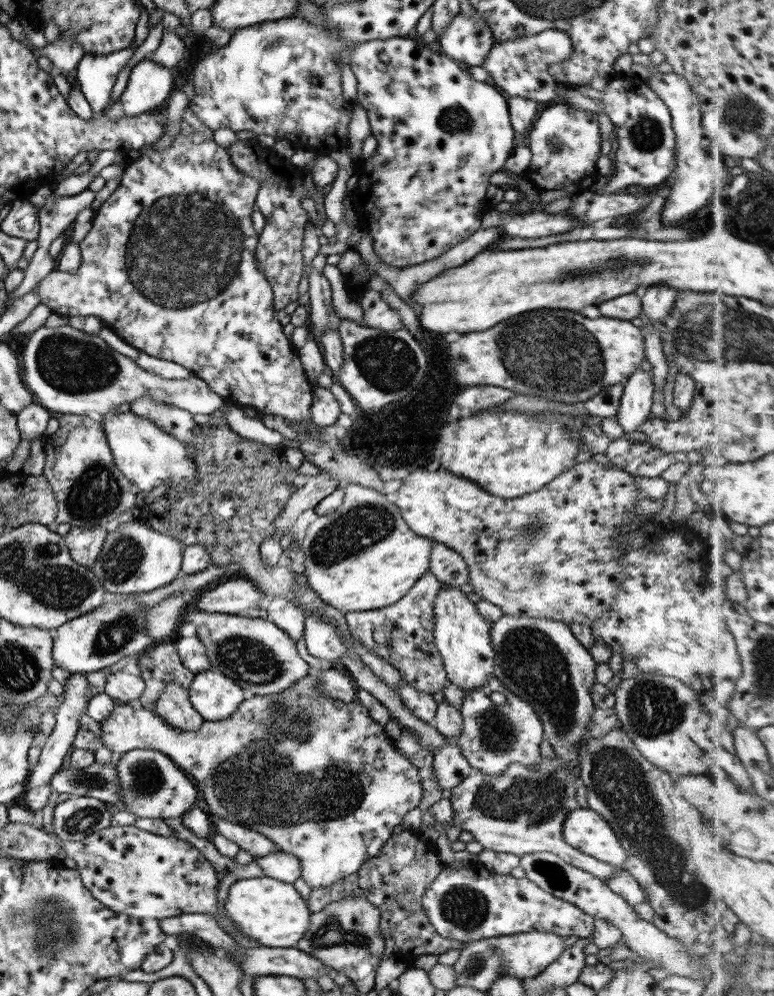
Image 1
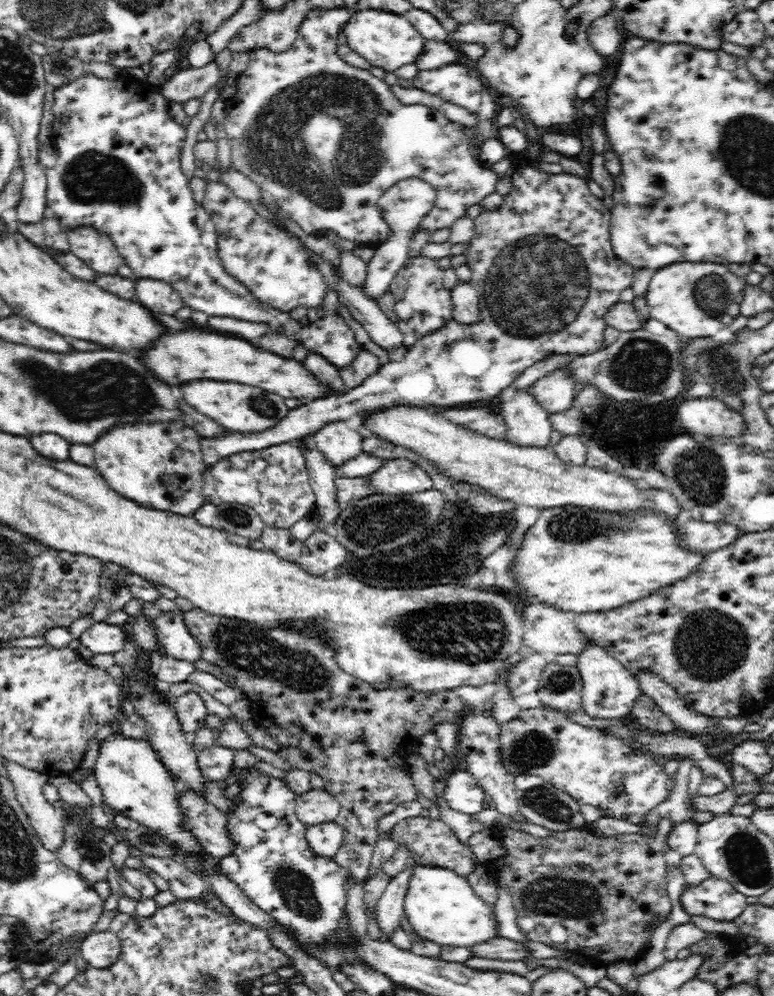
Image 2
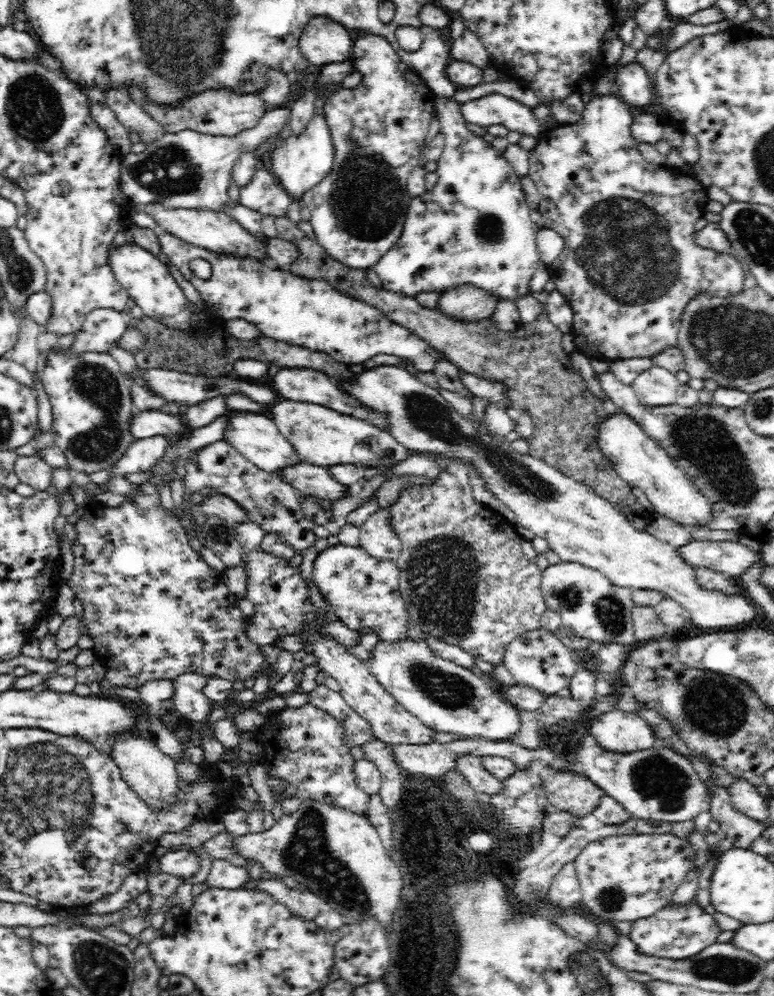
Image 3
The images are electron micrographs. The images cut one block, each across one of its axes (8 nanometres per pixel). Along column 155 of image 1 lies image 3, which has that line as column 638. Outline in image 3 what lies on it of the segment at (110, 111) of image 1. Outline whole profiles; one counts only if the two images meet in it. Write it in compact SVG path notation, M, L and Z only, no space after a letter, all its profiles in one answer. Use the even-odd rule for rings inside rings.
M635 62L620 66L615 84L621 99L633 109L641 111L648 108L653 94L650 89L651 83L648 80L648 73L640 63Z

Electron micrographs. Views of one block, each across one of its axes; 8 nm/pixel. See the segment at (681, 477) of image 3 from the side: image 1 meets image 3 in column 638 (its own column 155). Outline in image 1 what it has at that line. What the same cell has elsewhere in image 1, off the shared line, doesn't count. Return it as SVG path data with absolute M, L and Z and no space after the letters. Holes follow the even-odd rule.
M116 410L105 416L101 422L116 467L124 477L135 484L136 488L146 493L162 484L165 484L168 489L173 486L189 488L189 483L192 483L196 475L196 466L189 458L188 446L185 443L166 434L151 420L138 417L131 411L128 414L118 414Z

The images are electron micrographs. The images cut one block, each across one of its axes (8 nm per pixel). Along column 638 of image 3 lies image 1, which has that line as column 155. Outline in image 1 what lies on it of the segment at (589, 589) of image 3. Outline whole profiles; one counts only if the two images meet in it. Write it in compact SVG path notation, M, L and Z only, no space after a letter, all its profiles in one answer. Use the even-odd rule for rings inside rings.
M122 595L119 599L105 601L100 609L65 622L56 629L53 637L52 658L58 668L72 674L102 670L125 656L135 656L158 643L147 633L145 618L150 607L140 605L133 595Z

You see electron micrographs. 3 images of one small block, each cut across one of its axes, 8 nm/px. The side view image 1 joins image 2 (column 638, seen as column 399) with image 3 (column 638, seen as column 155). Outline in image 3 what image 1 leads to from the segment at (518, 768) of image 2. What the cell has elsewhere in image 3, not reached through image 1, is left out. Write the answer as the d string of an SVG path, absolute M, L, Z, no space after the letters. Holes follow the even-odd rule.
M615 708L594 718L590 723L590 734L602 748L631 753L654 746L654 729L636 711L624 712Z

